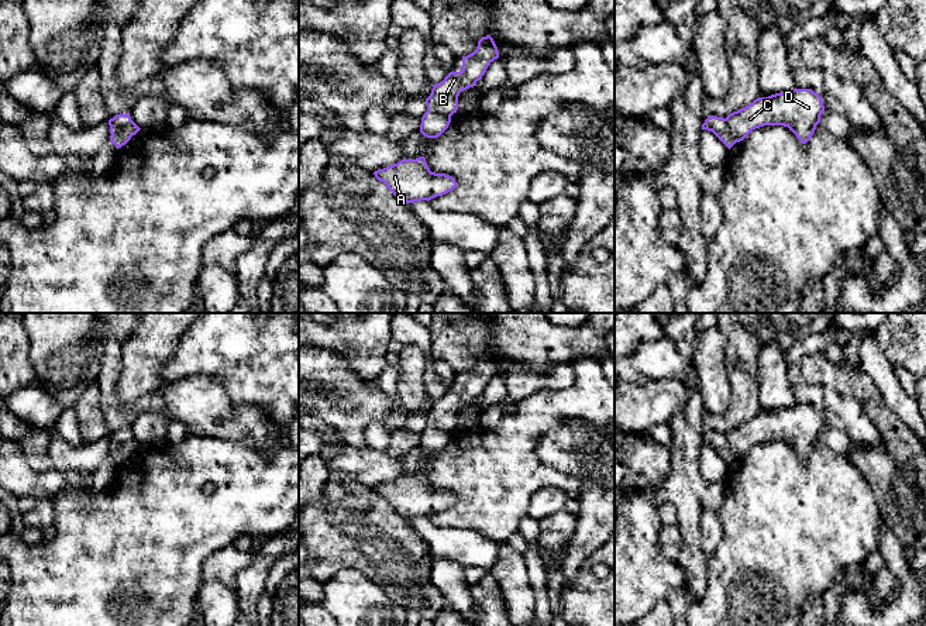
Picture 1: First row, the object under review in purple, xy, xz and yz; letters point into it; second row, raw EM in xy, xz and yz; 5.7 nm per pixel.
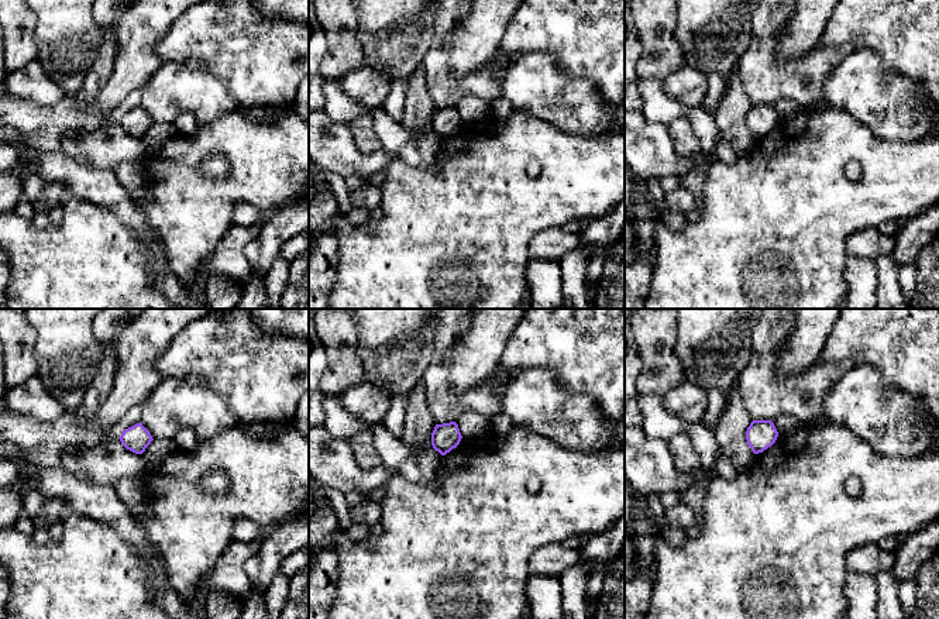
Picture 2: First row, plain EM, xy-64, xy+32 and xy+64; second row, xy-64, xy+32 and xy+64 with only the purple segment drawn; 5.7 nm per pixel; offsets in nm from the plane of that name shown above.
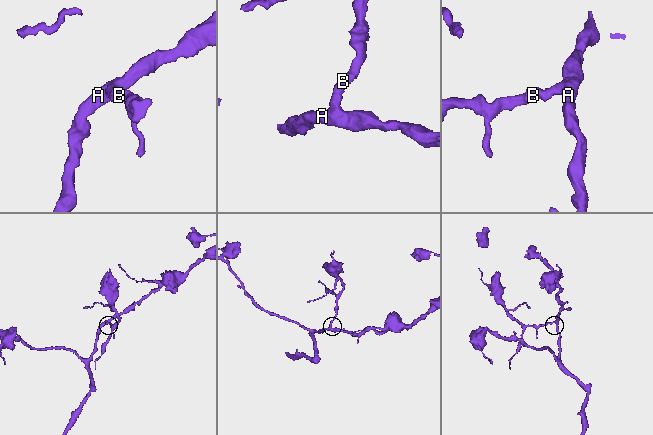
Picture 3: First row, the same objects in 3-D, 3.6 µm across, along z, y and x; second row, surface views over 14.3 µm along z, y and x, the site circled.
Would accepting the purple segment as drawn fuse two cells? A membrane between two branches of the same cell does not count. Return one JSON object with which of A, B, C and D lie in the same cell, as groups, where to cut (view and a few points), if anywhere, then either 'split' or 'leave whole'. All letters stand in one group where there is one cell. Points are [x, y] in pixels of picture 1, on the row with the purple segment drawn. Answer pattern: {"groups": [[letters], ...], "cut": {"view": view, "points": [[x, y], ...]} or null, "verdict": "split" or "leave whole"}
{"groups": [["A", "B", "C", "D"]], "cut": null, "verdict": "leave whole"}

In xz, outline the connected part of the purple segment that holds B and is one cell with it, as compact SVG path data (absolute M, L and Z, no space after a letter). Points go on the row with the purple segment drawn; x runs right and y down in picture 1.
M490 35L478 41L476 49L462 56L462 70L450 72L443 82L433 85L426 99L427 111L421 117L420 133L427 138L440 137L450 125L451 116L458 110L461 92L474 87L488 66L499 58L498 47Z

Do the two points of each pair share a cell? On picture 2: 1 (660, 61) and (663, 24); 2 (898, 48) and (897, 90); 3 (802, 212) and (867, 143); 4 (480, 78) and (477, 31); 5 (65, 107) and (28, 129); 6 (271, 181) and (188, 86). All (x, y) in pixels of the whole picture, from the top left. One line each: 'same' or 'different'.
1: same
2: different
3: same
4: different
5: same
6: different

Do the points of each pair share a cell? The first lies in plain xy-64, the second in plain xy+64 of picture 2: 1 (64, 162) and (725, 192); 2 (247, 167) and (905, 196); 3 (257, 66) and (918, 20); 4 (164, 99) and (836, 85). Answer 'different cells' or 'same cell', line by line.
1: different cells
2: same cell
3: same cell
4: same cell

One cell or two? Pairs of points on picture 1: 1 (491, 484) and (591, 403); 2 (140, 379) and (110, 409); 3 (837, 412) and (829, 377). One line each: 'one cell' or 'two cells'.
1: one cell
2: two cells
3: two cells

